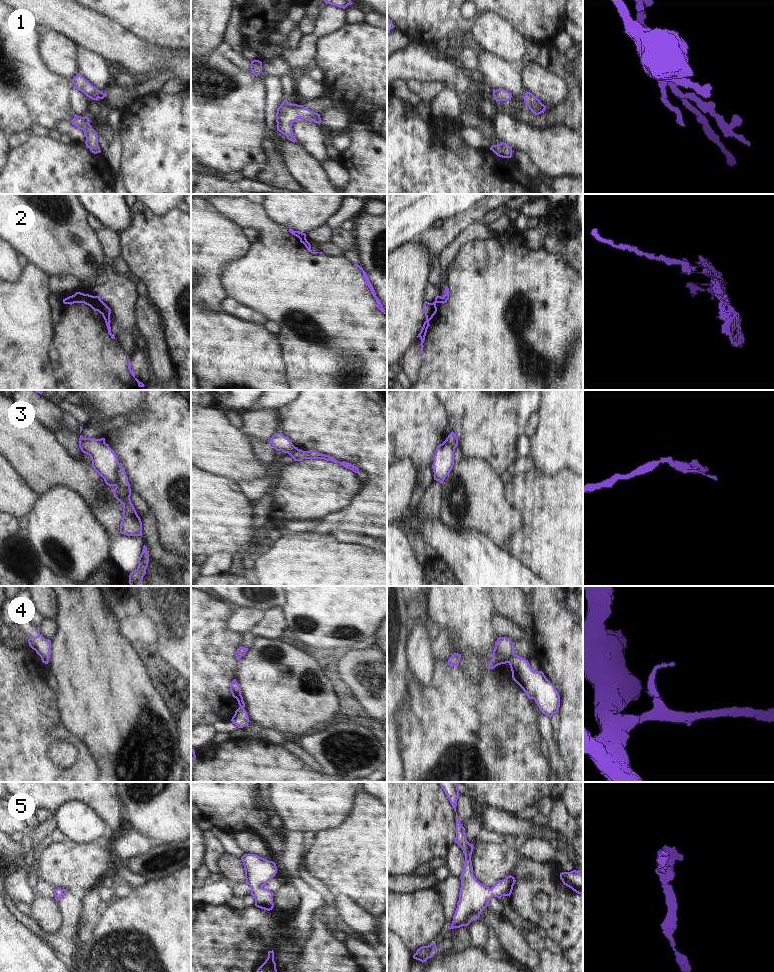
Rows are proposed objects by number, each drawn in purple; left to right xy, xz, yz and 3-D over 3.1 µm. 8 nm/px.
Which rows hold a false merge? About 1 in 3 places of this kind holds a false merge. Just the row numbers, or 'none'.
2, 3, 4

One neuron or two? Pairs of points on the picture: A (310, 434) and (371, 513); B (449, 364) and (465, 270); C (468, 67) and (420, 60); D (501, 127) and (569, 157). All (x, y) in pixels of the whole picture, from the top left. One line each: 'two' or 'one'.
A: one
B: one
C: two
D: one

